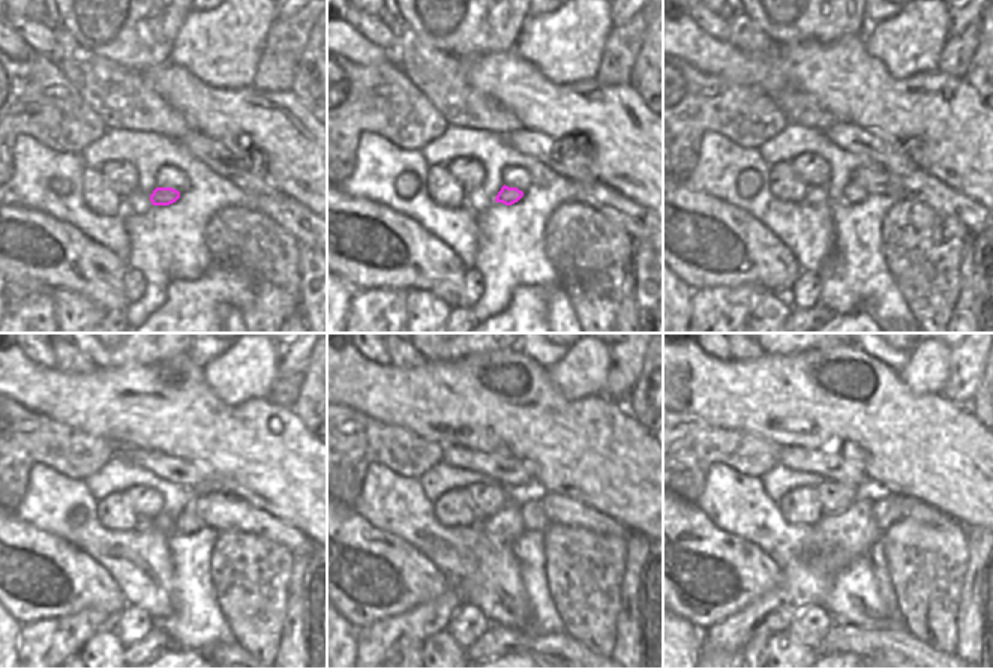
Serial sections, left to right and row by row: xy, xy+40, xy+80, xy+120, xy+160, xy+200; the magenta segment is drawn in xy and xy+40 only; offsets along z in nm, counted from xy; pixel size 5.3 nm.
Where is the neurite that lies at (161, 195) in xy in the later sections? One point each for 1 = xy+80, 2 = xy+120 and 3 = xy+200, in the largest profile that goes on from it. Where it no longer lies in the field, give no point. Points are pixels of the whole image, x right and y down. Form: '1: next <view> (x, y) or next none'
1: next xy+80 (852, 192)
2: next xy+120 (188, 522)
3: next xy+200 (888, 509)

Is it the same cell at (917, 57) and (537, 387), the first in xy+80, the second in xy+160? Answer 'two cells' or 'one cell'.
two cells

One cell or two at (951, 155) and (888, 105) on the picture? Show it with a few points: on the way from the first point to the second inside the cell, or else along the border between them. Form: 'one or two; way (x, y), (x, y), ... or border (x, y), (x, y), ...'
one; way (936, 138), (905, 110)

